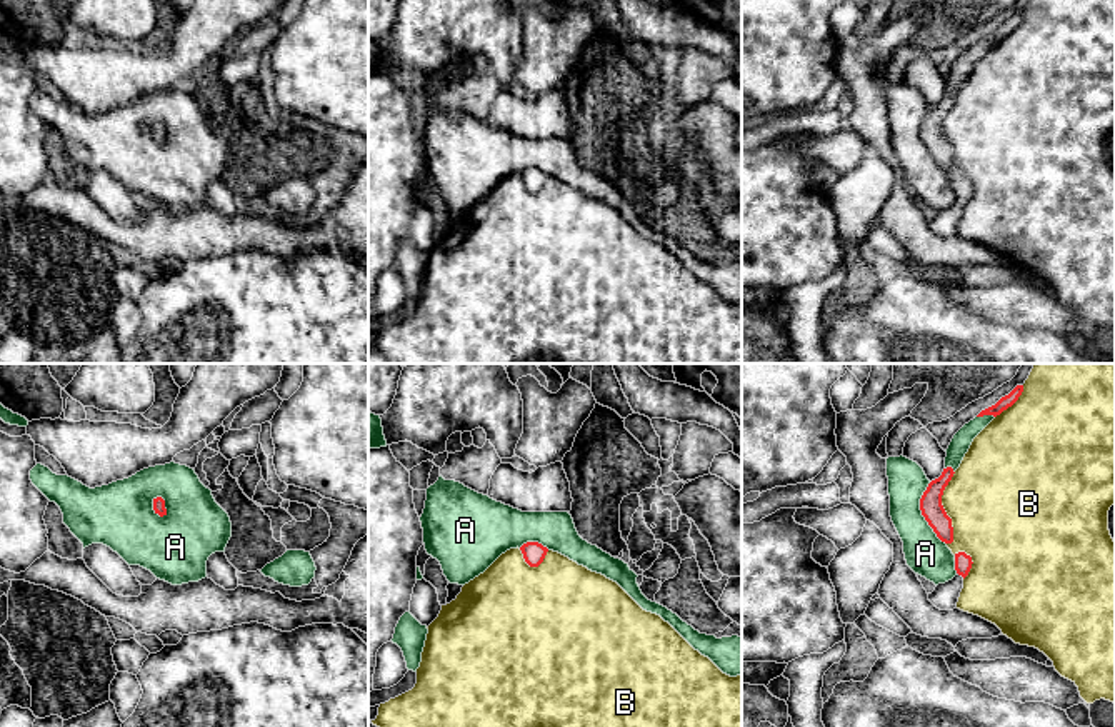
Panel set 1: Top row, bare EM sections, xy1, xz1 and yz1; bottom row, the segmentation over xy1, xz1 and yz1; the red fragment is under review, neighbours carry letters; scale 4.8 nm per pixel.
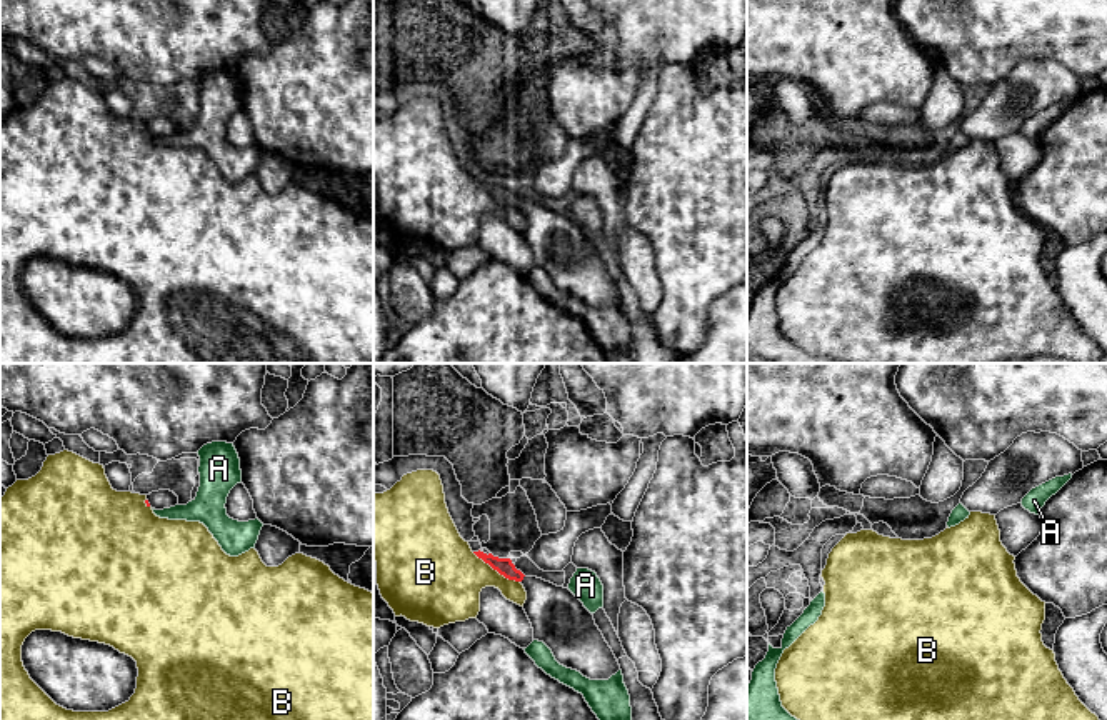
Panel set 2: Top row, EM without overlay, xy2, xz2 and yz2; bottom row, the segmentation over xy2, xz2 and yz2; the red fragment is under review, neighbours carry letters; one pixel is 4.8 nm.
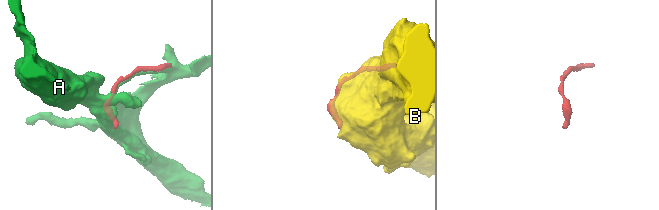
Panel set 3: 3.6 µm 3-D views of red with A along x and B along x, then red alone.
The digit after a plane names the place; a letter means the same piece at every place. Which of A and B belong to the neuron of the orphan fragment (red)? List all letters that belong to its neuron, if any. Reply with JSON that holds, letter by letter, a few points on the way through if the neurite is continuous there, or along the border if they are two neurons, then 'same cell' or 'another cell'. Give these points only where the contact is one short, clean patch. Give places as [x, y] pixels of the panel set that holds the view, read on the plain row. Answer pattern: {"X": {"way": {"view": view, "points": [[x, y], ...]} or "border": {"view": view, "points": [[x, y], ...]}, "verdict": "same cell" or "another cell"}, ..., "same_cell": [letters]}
{"A": {"verdict": "another cell"}, "B": {"verdict": "another cell"}, "same_cell": []}

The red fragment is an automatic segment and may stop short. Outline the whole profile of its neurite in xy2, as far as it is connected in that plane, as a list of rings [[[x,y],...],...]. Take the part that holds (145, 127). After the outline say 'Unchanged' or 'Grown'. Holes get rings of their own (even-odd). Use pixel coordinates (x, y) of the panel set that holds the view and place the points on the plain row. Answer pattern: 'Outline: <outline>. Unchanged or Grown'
Outline: [[[158,117],[147,122],[147,133],[163,137],[178,132],[178,123],[170,117]]]. Grown

